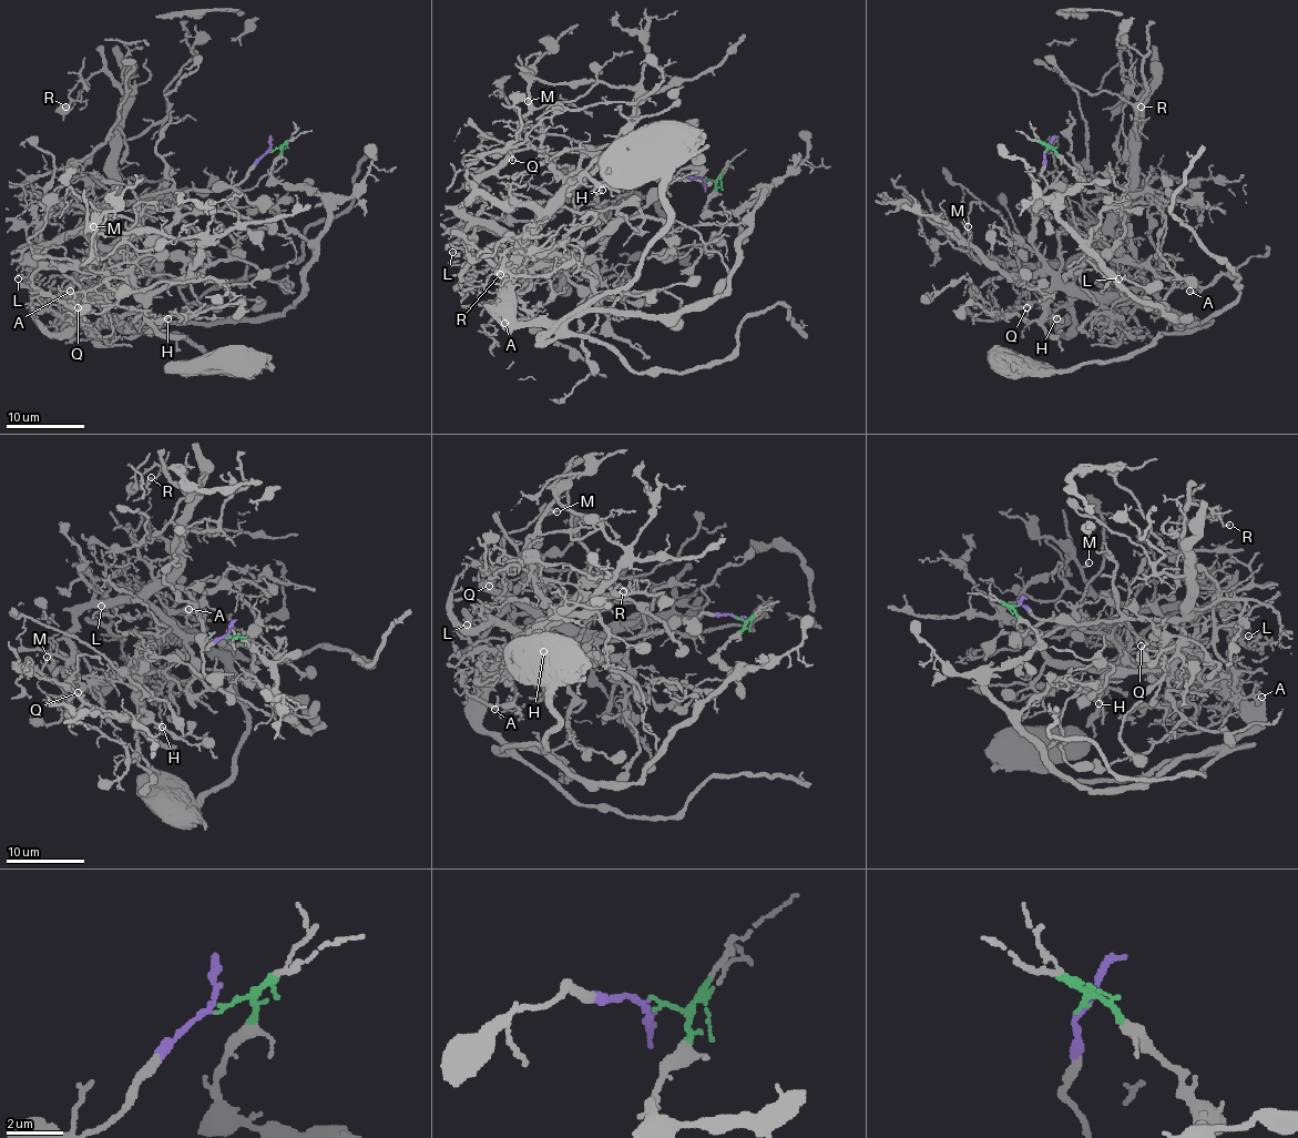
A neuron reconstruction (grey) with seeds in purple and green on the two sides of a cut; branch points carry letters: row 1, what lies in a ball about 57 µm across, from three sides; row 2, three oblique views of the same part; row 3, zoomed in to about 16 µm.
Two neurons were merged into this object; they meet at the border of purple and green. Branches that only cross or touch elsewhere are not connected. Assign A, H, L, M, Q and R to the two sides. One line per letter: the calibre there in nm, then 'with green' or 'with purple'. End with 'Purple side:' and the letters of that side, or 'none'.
A: calibre 120 nm; with green
H: calibre 130 nm; with green
L: calibre 40 nm; with green
M: calibre 180 nm; with purple
Q: calibre 130 nm; with purple
R: calibre 130 nm; with purple
Purple side: M, Q, R

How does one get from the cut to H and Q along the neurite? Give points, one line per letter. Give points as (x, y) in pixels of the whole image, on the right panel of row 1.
H: (1046, 150), (1079, 175), (1059, 221), (1125, 287), (1178, 327), (1188, 323), (1056, 290), (1046, 307), (1056, 319)
Q: (1046, 150), (1041, 175), (1049, 185), (1106, 192), (1120, 207), (1079, 254), (1046, 266), (1018, 300), (1028, 307)

